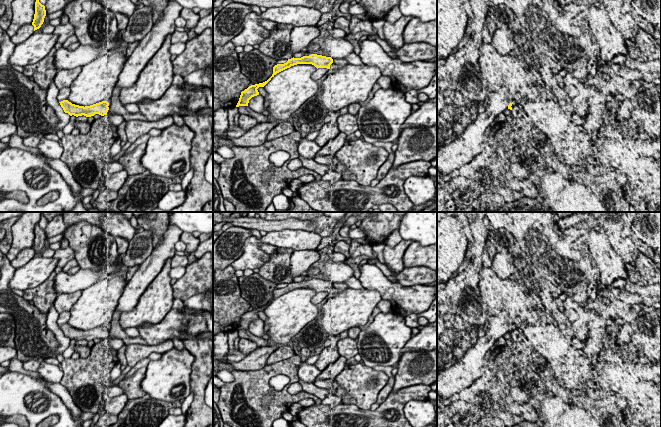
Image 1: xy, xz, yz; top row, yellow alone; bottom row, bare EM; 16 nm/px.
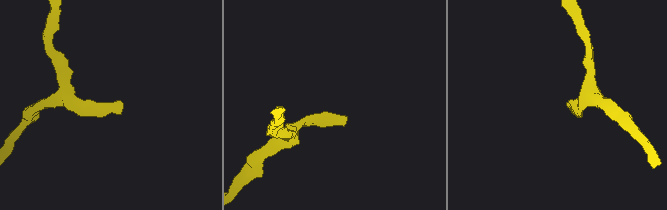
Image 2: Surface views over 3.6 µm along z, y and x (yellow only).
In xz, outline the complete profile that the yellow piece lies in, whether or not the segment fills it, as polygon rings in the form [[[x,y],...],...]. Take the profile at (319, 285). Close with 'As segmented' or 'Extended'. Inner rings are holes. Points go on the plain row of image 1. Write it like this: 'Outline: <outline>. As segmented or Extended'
Outline: [[[311,278],[309,280],[303,280],[301,282],[291,282],[288,283],[288,285],[284,288],[277,288],[273,291],[273,298],[272,300],[265,306],[251,309],[247,313],[241,316],[239,325],[236,329],[236,331],[239,330],[248,330],[249,324],[254,321],[259,319],[258,312],[259,311],[264,311],[272,301],[274,301],[277,297],[290,292],[291,290],[297,289],[297,288],[312,288],[314,289],[317,293],[318,292],[327,292],[331,294],[340,294],[343,292],[343,290],[336,289],[333,286],[333,283],[331,281],[326,281],[322,279],[317,279],[317,278]]]. Extended

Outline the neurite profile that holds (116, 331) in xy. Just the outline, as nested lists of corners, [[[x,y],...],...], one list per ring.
[[[114,312],[112,319],[108,322],[109,330],[110,330],[109,334],[113,339],[117,339],[117,338],[122,339],[124,341],[125,346],[129,344],[148,345],[148,343],[144,339],[140,339],[137,337],[136,338],[128,337],[119,324],[119,317],[120,314],[118,312]]]

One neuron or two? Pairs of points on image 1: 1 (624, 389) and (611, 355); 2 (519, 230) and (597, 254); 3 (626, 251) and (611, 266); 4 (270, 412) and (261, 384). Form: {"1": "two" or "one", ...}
{"1": "one", "2": "two", "3": "two", "4": "one"}

